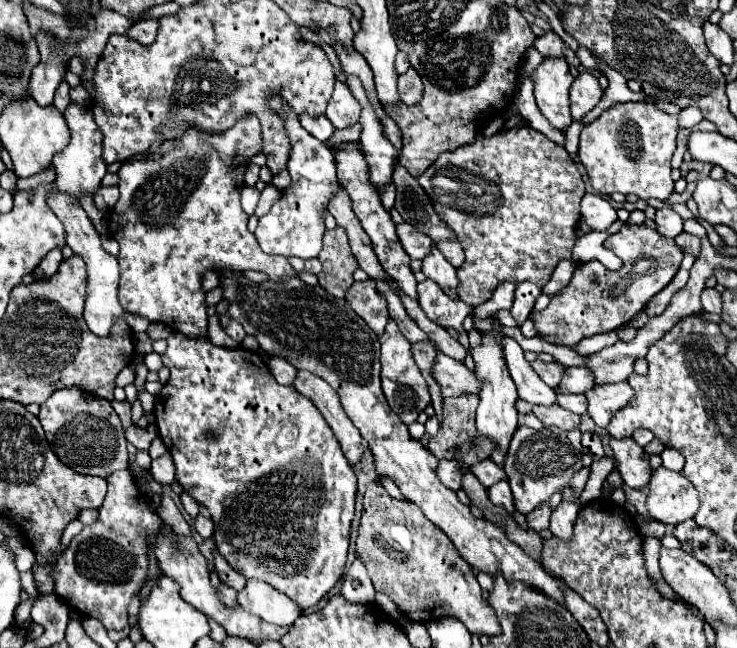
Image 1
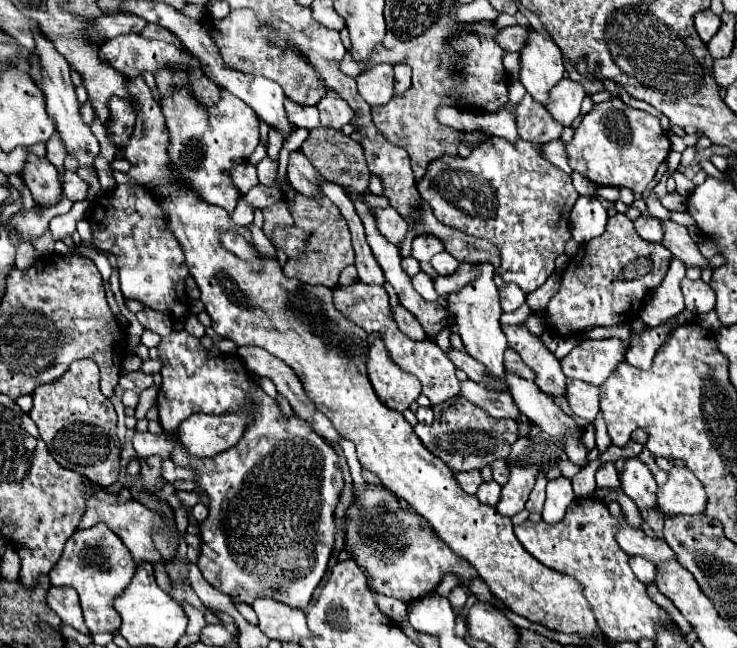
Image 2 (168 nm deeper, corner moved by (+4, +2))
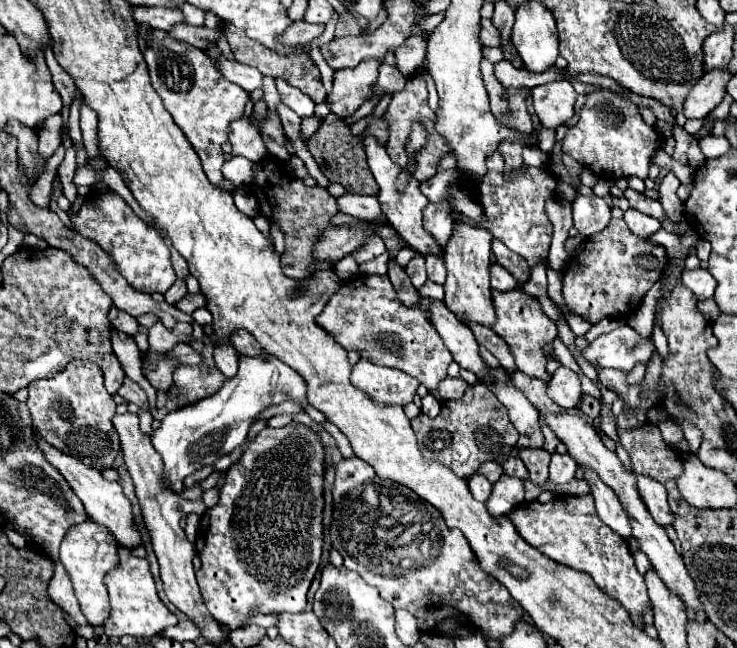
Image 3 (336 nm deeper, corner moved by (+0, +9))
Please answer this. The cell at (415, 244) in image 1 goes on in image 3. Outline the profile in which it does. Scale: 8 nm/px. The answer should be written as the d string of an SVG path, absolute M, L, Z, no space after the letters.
M344 194L338 200L338 208L342 208L344 214L368 220L368 222L378 222L384 218L382 208L378 204L378 196L358 196L358 194Z

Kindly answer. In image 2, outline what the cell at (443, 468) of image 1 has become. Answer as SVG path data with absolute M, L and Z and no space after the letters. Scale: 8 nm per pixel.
M480 471L454 473L454 477L456 477L456 479L458 479L458 483L462 485L462 489L464 489L466 493L470 493L470 495L474 495L474 493L476 493L476 489L478 489L478 485L484 481L484 479L482 479L482 475L480 475Z

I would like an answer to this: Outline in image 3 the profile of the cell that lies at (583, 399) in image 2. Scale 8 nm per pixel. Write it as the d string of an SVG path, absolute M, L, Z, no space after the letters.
M560 366L552 374L552 380L548 384L548 394L552 396L552 400L556 400L562 408L568 408L568 410L576 408L584 398L584 390L578 374L564 366Z

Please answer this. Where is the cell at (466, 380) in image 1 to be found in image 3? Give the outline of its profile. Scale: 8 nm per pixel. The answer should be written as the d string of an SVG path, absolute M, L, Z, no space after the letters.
M360 274L344 282L318 314L316 322L346 350L358 350L360 358L368 358L374 364L404 370L418 378L430 392L438 390L440 382L448 376L448 366L454 362L450 350L428 320L426 302L420 302L416 308L406 308L398 302L388 276Z

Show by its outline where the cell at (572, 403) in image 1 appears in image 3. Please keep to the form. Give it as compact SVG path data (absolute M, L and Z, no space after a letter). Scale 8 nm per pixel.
M516 288L512 292L494 290L492 300L494 300L494 310L496 310L496 324L492 326L492 330L498 336L502 336L506 340L506 344L510 344L510 350L512 350L512 354L516 358L518 370L526 372L528 376L550 382L552 374L548 374L548 370L546 370L548 356L542 352L542 344L548 344L558 336L556 324L540 310L538 300L528 298L526 294L522 294L520 288Z

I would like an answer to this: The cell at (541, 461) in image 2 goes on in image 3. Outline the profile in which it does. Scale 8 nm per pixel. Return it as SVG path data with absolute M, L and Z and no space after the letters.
M500 476L500 480L494 484L492 496L486 502L488 512L492 516L502 516L512 512L524 504L524 480L518 480L514 476Z

